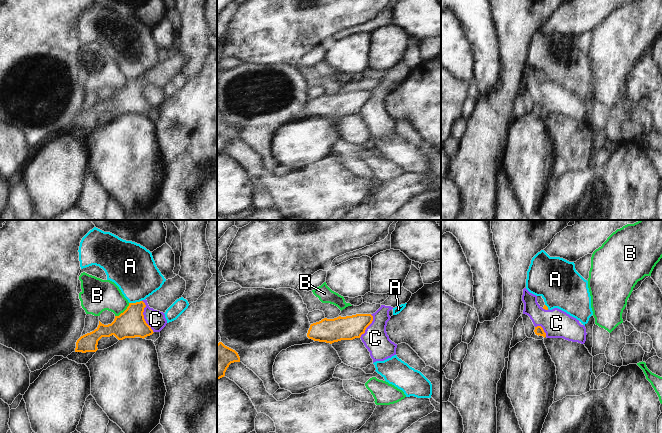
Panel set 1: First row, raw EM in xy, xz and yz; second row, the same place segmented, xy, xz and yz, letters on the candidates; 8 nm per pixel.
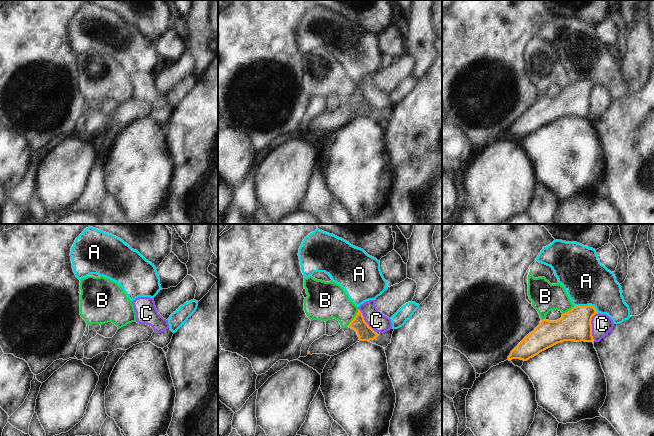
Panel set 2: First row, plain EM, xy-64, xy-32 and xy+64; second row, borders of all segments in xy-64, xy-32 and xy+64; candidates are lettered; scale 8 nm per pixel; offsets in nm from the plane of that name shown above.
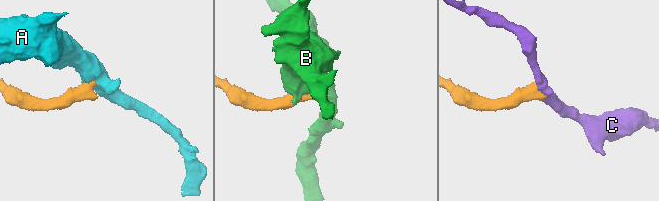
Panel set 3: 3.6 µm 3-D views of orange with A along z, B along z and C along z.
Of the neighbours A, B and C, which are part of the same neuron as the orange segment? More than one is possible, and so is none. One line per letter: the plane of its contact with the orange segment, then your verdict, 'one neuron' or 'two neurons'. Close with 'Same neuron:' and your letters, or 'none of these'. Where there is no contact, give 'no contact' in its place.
A: meets orange in xy; two neurons
B: meets orange in xy; two neurons
C: meets orange in xy; two neurons
Same neuron: none of these

